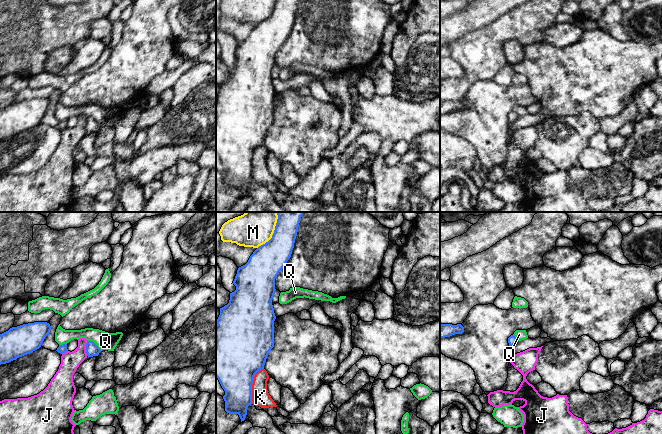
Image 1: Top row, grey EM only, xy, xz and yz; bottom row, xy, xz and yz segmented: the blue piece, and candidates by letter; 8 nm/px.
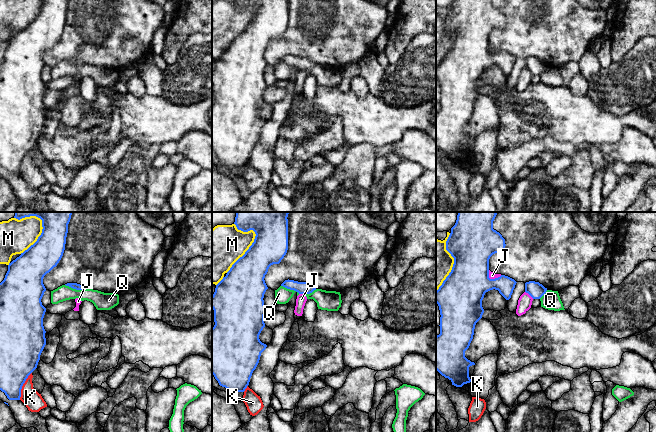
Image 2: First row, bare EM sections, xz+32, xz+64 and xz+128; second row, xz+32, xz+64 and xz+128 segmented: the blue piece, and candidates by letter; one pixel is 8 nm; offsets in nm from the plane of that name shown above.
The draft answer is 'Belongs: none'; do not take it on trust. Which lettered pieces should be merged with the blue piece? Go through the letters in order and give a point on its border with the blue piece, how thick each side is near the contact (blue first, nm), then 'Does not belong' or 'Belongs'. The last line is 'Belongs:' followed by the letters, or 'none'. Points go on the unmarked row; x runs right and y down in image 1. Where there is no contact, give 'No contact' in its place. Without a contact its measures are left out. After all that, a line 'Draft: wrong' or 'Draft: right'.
J: Touches blue at xy (86, 124). Thickness 100 nm (blue) against 160 nm. Does not belong
K: Touches blue at xz (251, 161). Thickness 400 nm (blue) against 140 nm. Does not belong
M: Touches blue at xz (271, 14). Thickness 260 nm (blue) against 190 nm. Does not belong
Q: Touches blue at xy (94, 119). Thickness 100 nm (blue) against 140 nm. Does not belong
Belongs: none
Draft: right

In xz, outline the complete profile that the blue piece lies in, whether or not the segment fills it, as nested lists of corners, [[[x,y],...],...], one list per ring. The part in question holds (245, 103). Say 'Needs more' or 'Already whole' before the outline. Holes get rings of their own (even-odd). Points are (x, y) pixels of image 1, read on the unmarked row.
Already whole. [[[276,0],[272,14],[259,22],[248,38],[239,43],[232,60],[236,66],[230,69],[227,81],[220,84],[216,100],[216,153],[225,167],[225,187],[238,190],[241,198],[245,196],[247,184],[252,179],[252,160],[255,150],[264,144],[267,132],[274,123],[274,97],[276,95],[272,75],[275,70],[275,54],[283,45],[294,24],[299,0]]]

